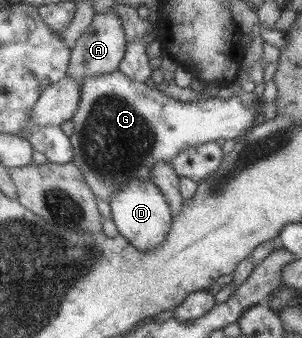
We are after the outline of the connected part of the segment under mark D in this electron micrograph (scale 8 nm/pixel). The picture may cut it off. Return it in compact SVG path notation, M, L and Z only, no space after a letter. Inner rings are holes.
M128 181L109 202L111 220L122 235L136 250L152 250L164 242L171 229L172 216L168 205L156 186L148 181Z

